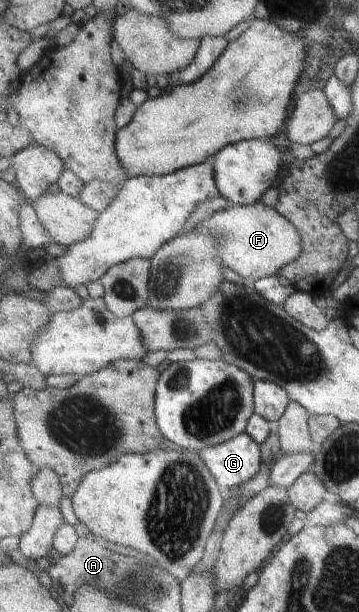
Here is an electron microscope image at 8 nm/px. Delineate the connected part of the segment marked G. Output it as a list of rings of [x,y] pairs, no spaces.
[[[256,413],[251,418],[251,423],[248,425],[246,433],[218,446],[205,448],[199,453],[202,455],[202,460],[208,463],[208,468],[212,470],[212,474],[216,476],[218,484],[232,490],[254,480],[260,474],[264,463],[263,444],[270,436],[272,436],[270,422]]]

